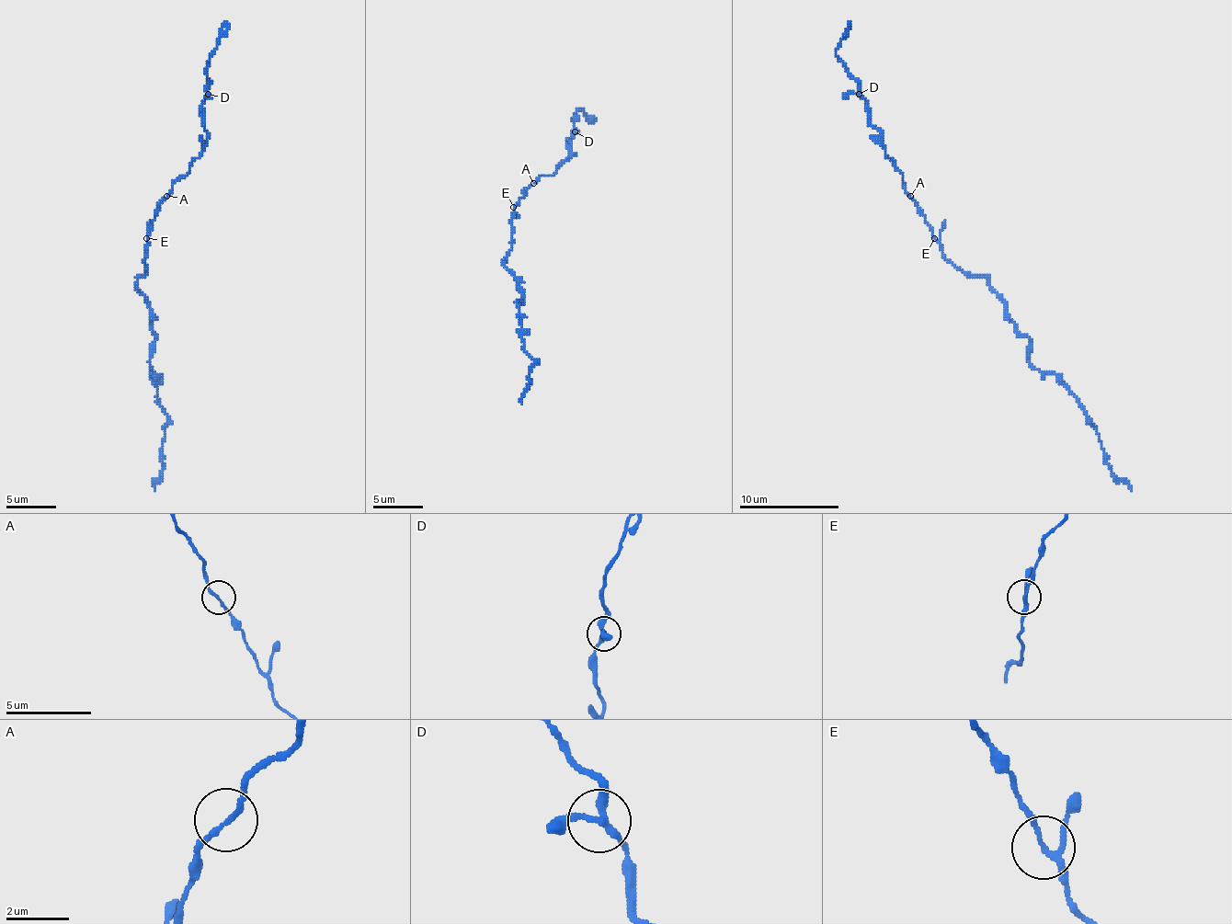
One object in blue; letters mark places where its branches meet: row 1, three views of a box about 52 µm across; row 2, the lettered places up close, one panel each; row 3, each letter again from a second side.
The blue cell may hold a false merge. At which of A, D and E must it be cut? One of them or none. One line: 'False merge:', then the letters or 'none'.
False merge: none

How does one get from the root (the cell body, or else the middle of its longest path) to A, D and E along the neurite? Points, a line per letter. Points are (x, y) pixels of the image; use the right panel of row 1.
A: (957, 269), (945, 257), (942, 245), (932, 235), (932, 227), (910, 195)
D: (957, 269), (905, 190), (903, 176), (871, 123), (871, 108), (858, 94)
E: (957, 269), (945, 257), (942, 245), (935, 237)

